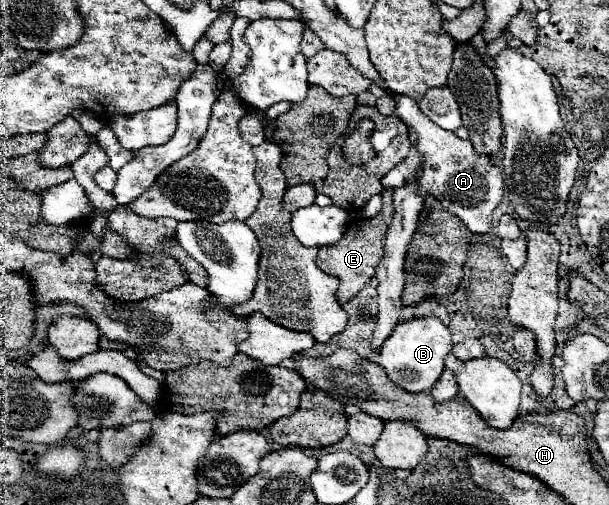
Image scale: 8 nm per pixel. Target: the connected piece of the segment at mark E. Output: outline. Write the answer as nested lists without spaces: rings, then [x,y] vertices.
[[[386,189],[382,211],[374,219],[360,219],[360,221],[350,223],[348,231],[344,231],[344,235],[342,235],[340,243],[336,243],[336,247],[326,247],[326,249],[318,251],[316,265],[324,273],[340,279],[340,287],[336,291],[336,299],[340,303],[346,303],[348,299],[352,299],[370,281],[370,277],[374,277],[376,263],[380,261],[380,255],[384,253],[384,235],[388,231],[390,219],[392,219],[392,189]]]

